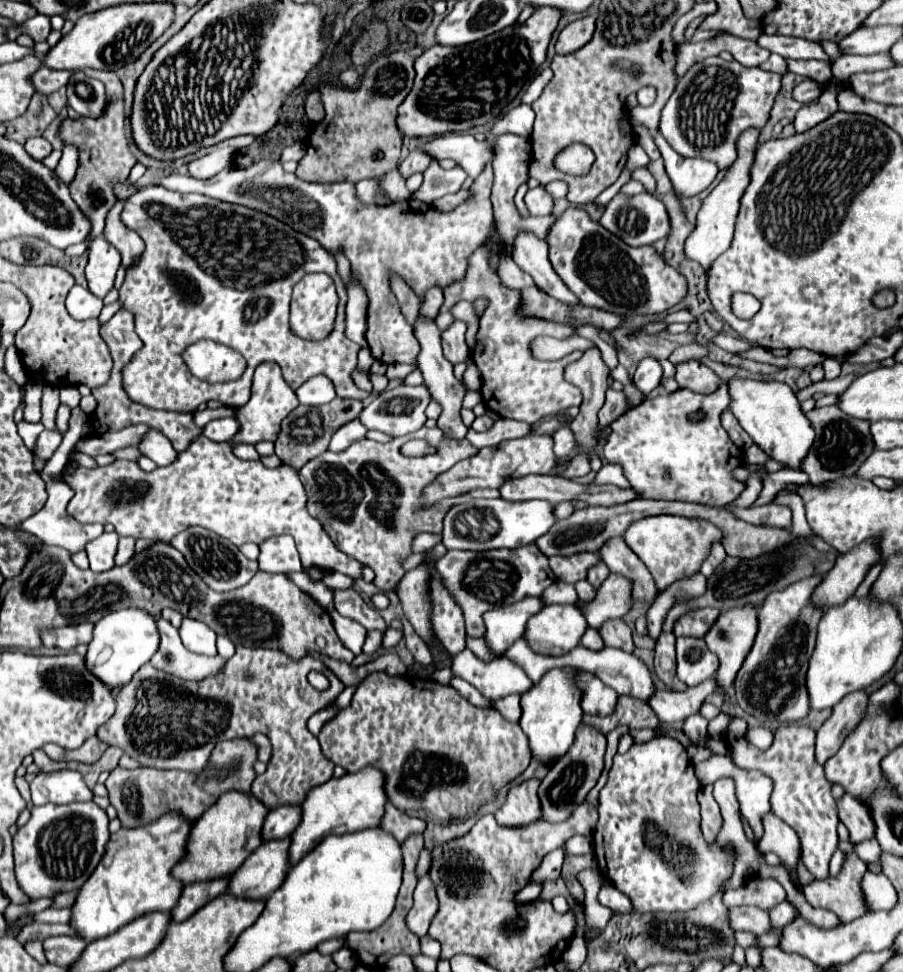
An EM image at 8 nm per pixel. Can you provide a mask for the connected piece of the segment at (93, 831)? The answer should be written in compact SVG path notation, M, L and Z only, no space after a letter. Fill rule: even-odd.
M93 802L65 806L45 804L31 810L31 820L13 836L15 878L29 898L53 898L59 892L79 890L99 864L109 840L109 818ZM43 830L43 852L41 852Z

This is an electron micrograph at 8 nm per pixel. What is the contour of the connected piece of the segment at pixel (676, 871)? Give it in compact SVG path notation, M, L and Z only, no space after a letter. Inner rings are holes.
M657 736L649 742L643 742L643 744L633 744L625 754L615 754L613 758L613 766L609 770L609 780L607 784L603 786L603 790L599 792L599 822L597 822L597 828L595 828L595 834L593 834L593 852L595 852L595 858L597 858L597 864L599 864L599 870L601 874L623 894L627 894L635 906L637 912L657 912L657 910L689 910L693 906L697 906L697 902L703 902L705 898L713 896L719 892L719 886L723 880L727 880L731 876L731 870L733 870L733 858L735 854L725 854L723 848L715 842L715 844L707 844L703 840L703 834L701 834L701 812L699 812L699 802L697 802L697 794L701 790L701 784L693 772L693 764L685 752L685 748L673 740L673 738L667 738L667 736Z

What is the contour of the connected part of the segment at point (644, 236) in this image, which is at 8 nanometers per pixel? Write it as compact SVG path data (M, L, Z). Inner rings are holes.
M643 192L637 196L623 196L617 194L605 208L605 214L599 220L609 232L617 234L625 244L633 244L633 246L645 246L645 244L653 244L661 238L667 238L671 234L671 224L669 224L669 214L667 208L661 200L657 200L655 196Z

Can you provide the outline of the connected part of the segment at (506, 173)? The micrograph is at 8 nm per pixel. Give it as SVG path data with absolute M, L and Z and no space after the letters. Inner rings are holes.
M503 134L503 136L497 138L495 156L493 156L493 162L491 162L493 164L493 172L495 172L491 202L493 202L493 216L495 216L495 222L497 222L499 240L509 244L509 248L513 246L513 234L517 230L533 230L539 238L545 238L545 230L549 230L549 226L553 224L553 218L555 218L555 216L547 216L547 218L529 216L529 218L523 220L519 216L517 208L515 208L513 196L515 196L519 184L527 180L529 160L531 160L531 142L529 142L529 138L523 138L523 136L517 136L517 134Z

